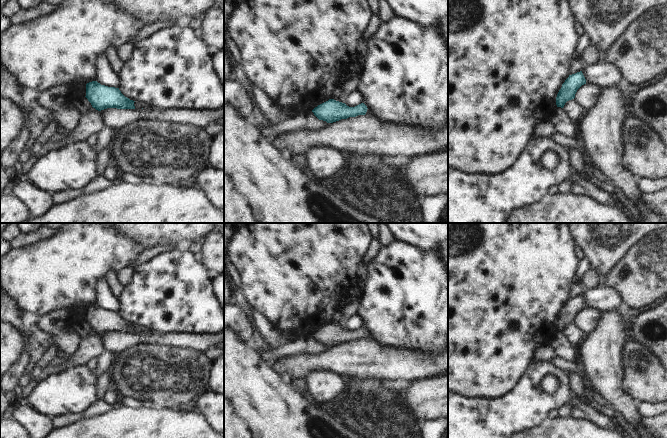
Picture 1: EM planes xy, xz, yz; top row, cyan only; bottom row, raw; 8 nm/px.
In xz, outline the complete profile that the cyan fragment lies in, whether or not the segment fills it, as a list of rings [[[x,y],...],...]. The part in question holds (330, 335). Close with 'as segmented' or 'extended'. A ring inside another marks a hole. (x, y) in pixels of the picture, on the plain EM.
[[[329,323],[328,325],[315,331],[312,336],[319,343],[327,347],[333,347],[341,343],[365,339],[367,330],[361,327],[355,331],[349,331],[345,327]]] | as segmented

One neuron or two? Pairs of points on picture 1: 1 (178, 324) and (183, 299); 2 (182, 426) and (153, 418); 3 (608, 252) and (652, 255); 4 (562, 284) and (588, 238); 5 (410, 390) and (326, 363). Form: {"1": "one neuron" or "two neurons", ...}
{"1": "one neuron", "2": "one neuron", "3": "two neurons", "4": "two neurons", "5": "two neurons"}

